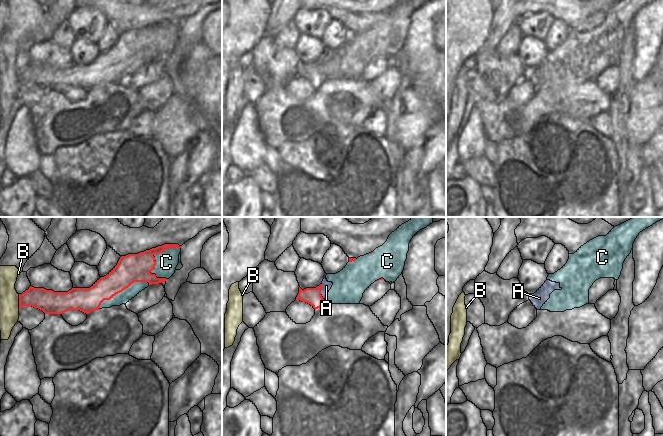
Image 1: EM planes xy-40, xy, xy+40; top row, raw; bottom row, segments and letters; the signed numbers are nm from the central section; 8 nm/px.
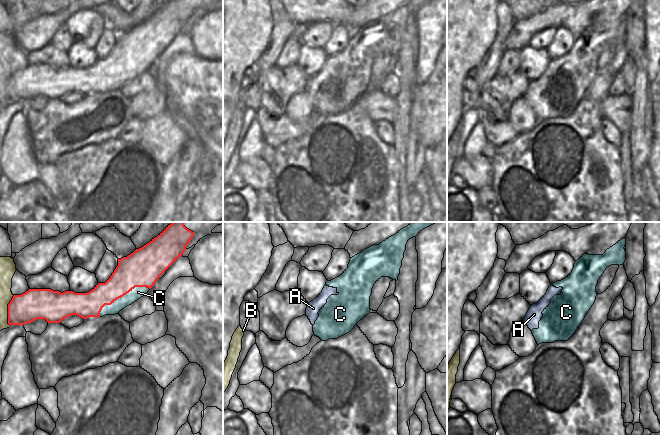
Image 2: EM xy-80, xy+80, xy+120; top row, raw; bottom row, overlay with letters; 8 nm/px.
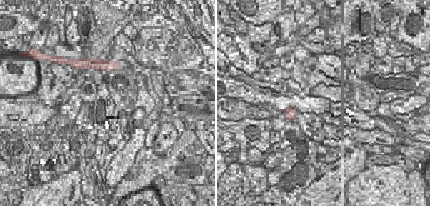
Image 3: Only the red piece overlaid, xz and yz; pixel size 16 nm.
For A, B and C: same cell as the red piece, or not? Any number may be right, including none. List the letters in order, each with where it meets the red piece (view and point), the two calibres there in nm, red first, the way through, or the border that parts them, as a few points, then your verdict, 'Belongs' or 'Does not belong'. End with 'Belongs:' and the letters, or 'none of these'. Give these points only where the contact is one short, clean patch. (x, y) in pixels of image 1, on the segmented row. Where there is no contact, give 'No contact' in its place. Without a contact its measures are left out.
A: Touches red at xy (320, 292). Thickness 140 nm (red) against 80 nm. Boundary: xy (321, 283), (321, 296), (324, 300). Does not belong
B: Touches red at xy-40 (19, 301). Thickness 190 nm (red) against 160 nm. Boundary: xy-40 (18, 294), (19, 307). Does not belong
C: Touches red at xy-40 (157, 253). Thickness 220 nm (red) against 180 nm. Does not belong
Belongs: none of these.

